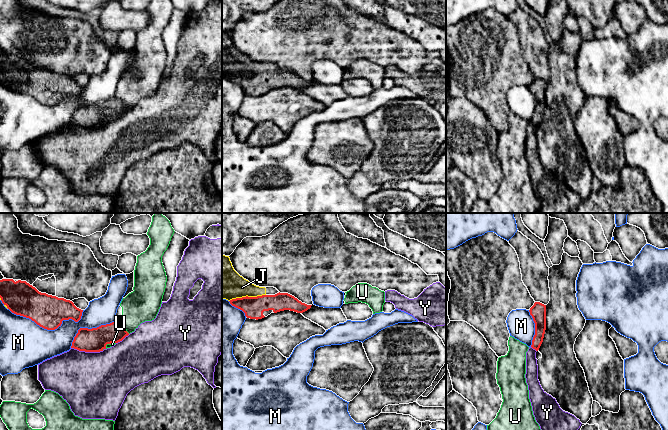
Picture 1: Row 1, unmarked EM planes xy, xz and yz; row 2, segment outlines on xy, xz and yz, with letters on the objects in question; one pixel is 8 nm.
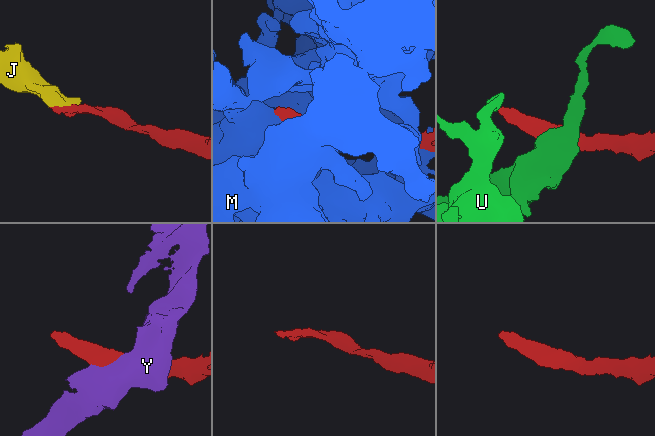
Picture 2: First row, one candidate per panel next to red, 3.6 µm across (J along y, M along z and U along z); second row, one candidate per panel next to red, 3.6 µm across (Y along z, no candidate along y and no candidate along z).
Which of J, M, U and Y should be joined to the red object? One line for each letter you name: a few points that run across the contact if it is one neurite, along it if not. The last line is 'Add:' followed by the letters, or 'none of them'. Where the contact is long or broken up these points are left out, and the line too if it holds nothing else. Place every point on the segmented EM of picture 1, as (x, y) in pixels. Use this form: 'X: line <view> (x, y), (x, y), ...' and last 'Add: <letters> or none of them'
Add: J

